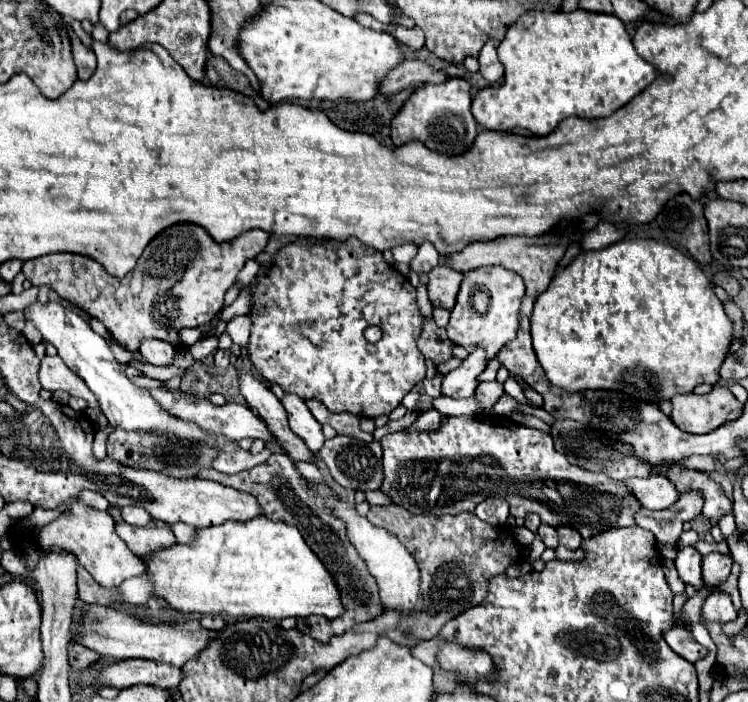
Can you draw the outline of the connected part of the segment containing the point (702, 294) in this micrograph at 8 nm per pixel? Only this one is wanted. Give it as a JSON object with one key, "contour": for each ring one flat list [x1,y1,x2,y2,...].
{"contour":[[653,239,616,242,602,250,580,252,558,276,554,276,548,290,544,290,536,298,534,312,530,316,530,332,532,332,532,344,534,344,536,358,538,358,540,366,544,368,546,378,554,386,558,386,570,394,578,394,584,390,614,390,614,392,624,392,632,398,652,402,652,404,658,404,660,400,670,400,676,394,690,394,694,390,694,386,698,386,702,382,712,384,712,386,720,384,722,378,720,378,718,370,730,350,730,344,732,344,732,322,728,320,728,316,722,308,722,302,716,298,716,294,712,290,712,282,706,278,706,274,700,270,700,266,692,258,678,252,676,248]]}

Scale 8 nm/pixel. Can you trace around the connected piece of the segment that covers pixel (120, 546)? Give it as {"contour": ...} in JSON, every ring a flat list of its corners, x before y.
{"contour":[[78,498,68,500,68,508,54,522,36,530,36,540,44,548,50,548,50,546,68,548,72,554,76,554,76,558,92,574,92,578,104,588,120,586,122,580,132,578,132,576,140,576,146,570,144,562,134,552,130,552,128,546,116,534,112,516,108,512,90,508,88,504,84,504]]}

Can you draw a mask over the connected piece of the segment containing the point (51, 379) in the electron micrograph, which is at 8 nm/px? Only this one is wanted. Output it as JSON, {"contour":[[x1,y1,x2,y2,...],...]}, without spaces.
{"contour":[[44,356,42,358,42,366,40,366,40,382,42,388,46,390,66,390,72,396,84,398,88,404,88,412,94,414,102,414,100,408,96,408,96,398,92,396,92,392,88,390,88,386,84,384,84,380,80,380,80,376,76,376,62,360,60,356]]}

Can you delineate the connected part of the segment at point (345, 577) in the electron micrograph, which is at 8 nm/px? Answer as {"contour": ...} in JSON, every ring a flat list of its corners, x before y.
{"contour":[[276,452,264,464,258,464,252,470,244,470,238,474,222,474,216,470,204,470,204,472,200,472,200,478,216,480,224,486,236,488,240,492,248,492,248,494,256,496,256,500,262,508,262,516,266,516,272,522,286,522,290,526,296,526,300,530,300,534,304,536,304,540,314,550,314,554,324,562,324,566,336,580,336,586,340,586,340,592,342,592,340,602,344,604,346,612,328,622,318,622,318,616,300,618,300,620,296,620,296,628,300,632,312,636,314,640,328,642,332,636,344,634,354,624,374,620,376,616,380,616,384,612,384,604,380,604,376,580,370,576,364,560,360,558,356,548,350,544,350,540,344,532,344,522,336,520,336,516,332,516,328,512,328,508,324,508,324,500,320,500,320,496,316,496,316,488,308,488,308,480,298,472,296,464,286,454]]}

